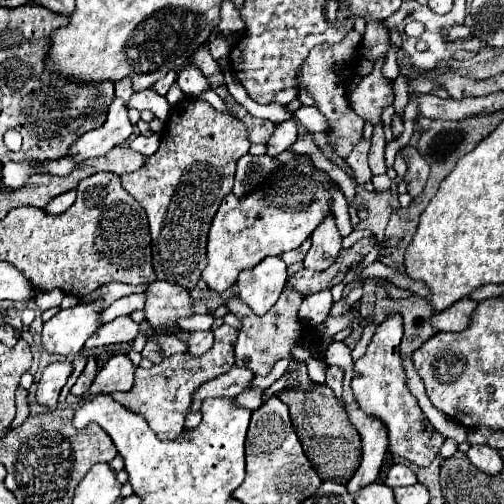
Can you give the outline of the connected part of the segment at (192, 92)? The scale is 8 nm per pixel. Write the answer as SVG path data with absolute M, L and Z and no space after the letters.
M185 66L177 76L177 84L187 96L199 96L201 92L207 92L211 88L207 78L195 66Z

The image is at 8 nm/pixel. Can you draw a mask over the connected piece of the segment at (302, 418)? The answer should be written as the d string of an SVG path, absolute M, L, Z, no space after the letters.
M315 384L309 390L285 388L277 392L277 396L289 406L293 428L321 480L347 484L361 462L361 442L357 430L349 422L349 416L345 414L345 406L337 402L333 390L325 384Z

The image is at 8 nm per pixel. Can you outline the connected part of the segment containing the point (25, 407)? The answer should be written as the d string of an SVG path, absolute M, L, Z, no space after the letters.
M19 388L17 390L17 414L15 414L15 420L11 422L11 430L21 426L29 416L29 398L27 398L27 390L25 388Z

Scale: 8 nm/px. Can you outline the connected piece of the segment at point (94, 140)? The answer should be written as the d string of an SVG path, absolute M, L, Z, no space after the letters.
M115 98L109 106L109 114L107 114L107 122L97 128L97 130L89 130L85 132L67 152L69 158L73 158L77 164L81 164L83 160L101 156L105 152L109 152L113 146L123 144L133 132L133 124L129 122L127 116L127 106L121 98Z

